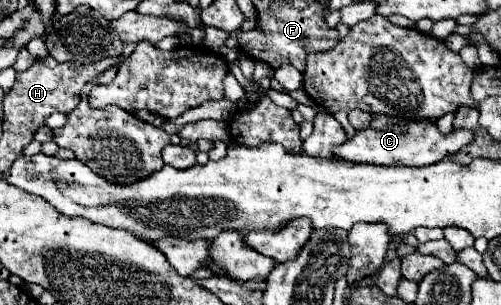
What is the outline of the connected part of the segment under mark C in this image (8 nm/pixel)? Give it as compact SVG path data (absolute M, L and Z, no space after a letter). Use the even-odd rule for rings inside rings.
M373 115L373 121L367 129L357 131L353 139L347 139L337 147L337 157L353 163L369 163L369 165L403 165L403 167L427 167L445 157L457 153L473 139L473 133L467 129L451 131L447 137L437 131L435 123L425 121L397 121L385 115Z

